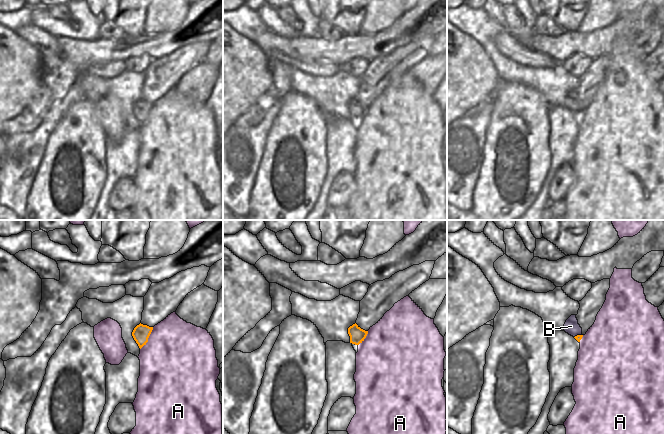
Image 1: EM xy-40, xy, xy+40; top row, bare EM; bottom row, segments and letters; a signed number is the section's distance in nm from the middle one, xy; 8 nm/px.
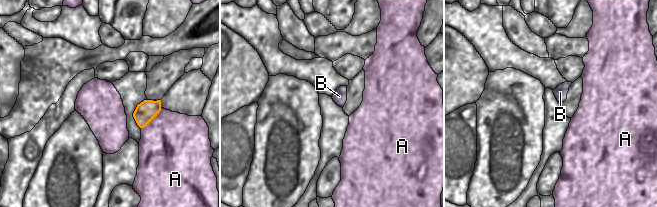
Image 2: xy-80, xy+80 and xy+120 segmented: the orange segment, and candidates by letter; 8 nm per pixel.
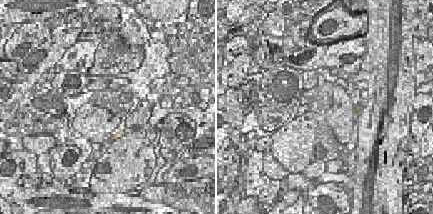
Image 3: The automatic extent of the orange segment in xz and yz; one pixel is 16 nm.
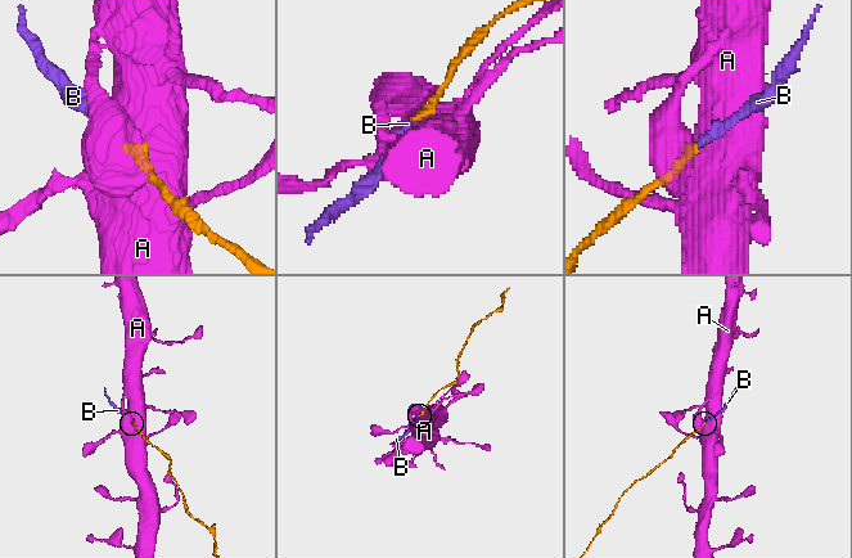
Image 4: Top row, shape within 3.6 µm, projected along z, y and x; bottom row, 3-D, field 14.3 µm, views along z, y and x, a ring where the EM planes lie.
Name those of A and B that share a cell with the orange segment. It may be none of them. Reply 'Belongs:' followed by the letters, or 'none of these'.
Belongs: B

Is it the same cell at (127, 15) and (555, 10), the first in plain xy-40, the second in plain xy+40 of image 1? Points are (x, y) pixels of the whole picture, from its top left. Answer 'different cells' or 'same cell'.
same cell

